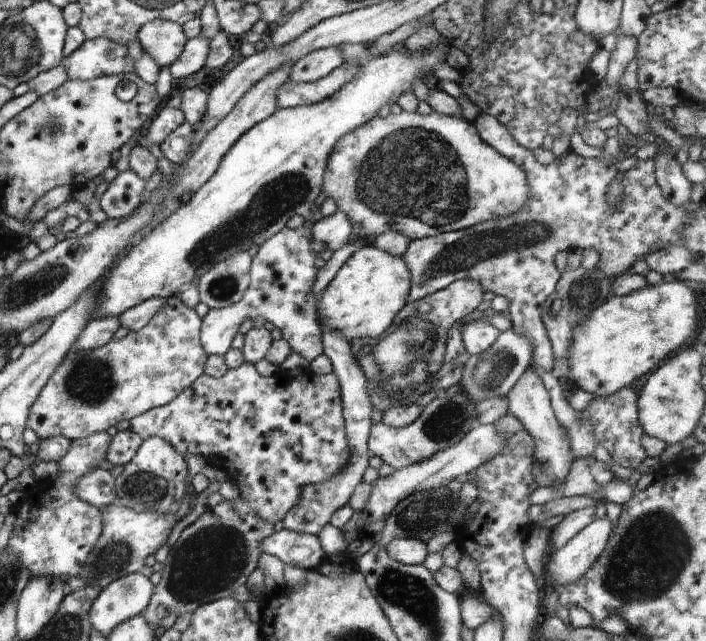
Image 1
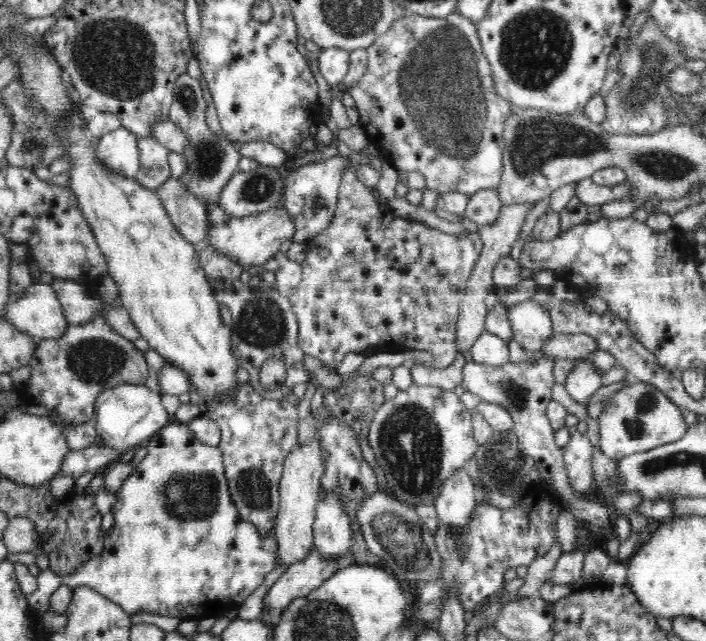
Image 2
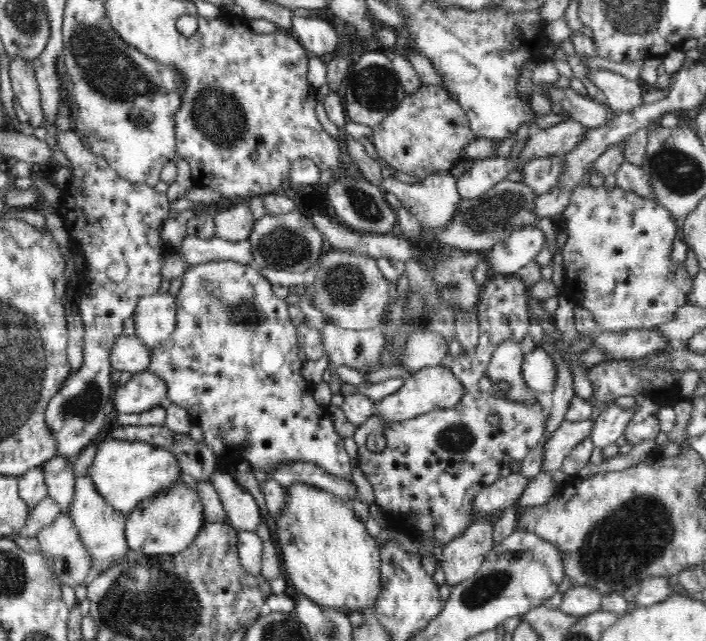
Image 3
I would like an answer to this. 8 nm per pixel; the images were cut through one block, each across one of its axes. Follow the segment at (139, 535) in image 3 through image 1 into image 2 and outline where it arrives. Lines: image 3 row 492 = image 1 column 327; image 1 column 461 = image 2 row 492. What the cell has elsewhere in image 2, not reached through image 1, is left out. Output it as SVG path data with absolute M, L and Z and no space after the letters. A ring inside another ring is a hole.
M175 421L162 428L155 436L152 436L144 447L148 449L147 455L135 466L132 474L126 478L124 484L117 492L116 504L114 504L111 510L115 521L111 529L108 530L102 552L81 564L72 574L58 575L50 571L50 569L40 571L40 574L37 576L38 588L26 597L28 610L32 611L34 616L41 615L45 609L50 608L49 600L54 591L58 590L59 586L66 585L71 589L75 589L78 586L93 588L96 592L105 595L108 600L121 606L129 615L145 612L161 614L162 616L176 616L181 621L188 619L200 621L204 620L204 618L212 618L212 616L220 617L226 614L226 612L230 612L230 610L238 609L252 592L256 592L258 586L264 584L264 578L276 568L276 560L278 560L278 549L276 549L276 546L278 546L278 543L276 543L273 534L267 537L260 536L257 528L251 522L240 517L237 507L231 498L225 477L222 452L218 447L203 444L196 438L188 424Z

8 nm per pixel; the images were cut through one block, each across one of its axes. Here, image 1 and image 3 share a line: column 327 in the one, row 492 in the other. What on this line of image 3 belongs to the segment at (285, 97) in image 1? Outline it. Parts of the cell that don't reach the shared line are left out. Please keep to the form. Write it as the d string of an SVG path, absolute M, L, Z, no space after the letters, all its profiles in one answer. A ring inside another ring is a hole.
M90 475L76 477L74 499L66 514L72 518L76 532L80 535L86 551L92 557L92 567L97 575L114 565L130 549L125 539L125 524L127 516L116 511L94 487Z

